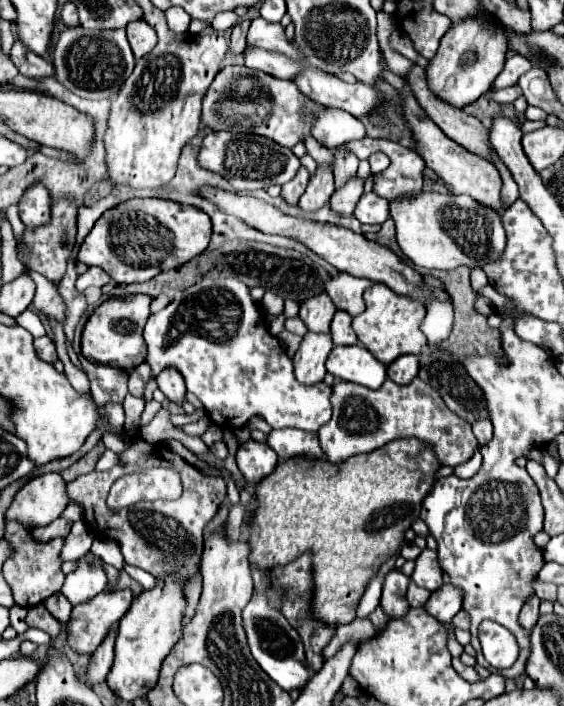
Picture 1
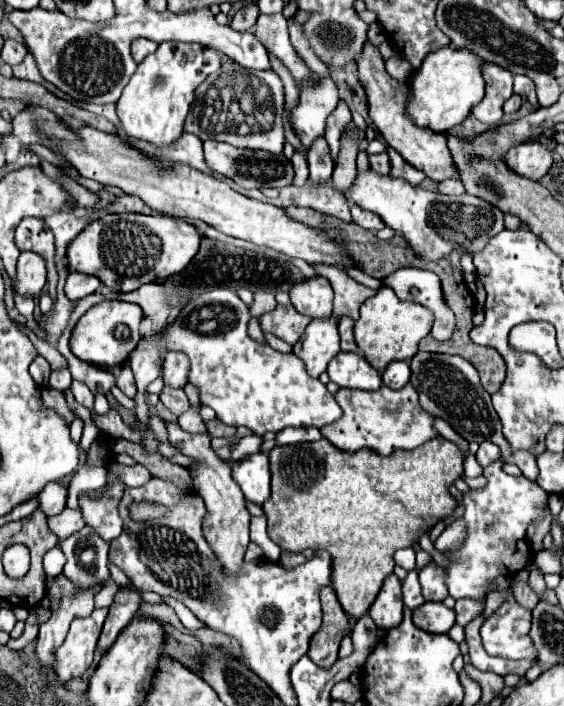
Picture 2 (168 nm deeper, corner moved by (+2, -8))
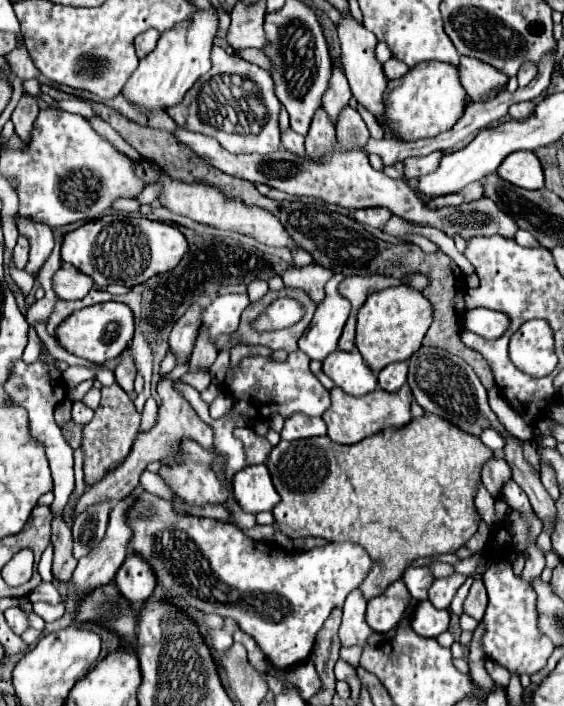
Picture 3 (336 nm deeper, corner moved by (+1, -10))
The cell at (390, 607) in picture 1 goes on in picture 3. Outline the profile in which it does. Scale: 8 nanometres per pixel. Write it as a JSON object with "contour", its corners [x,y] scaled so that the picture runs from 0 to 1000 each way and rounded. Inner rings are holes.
{"contour":[[[702,822],[681,841],[670,847],[652,850],[652,864],[649,864],[649,881],[660,892],[684,898],[691,895],[716,873],[716,867],[727,858],[727,839],[713,827],[713,822]]]}

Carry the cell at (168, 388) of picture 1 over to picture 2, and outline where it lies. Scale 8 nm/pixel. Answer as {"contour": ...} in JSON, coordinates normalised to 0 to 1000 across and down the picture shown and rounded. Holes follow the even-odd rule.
{"contour":[[[310,499],[293,501],[289,513],[293,547],[324,550],[332,544],[332,530],[335,530],[335,507],[328,507],[328,501],[310,501]]]}

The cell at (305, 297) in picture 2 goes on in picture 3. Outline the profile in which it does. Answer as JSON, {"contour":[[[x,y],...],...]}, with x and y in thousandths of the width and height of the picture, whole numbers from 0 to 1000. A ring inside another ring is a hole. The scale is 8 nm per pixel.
{"contour":[[[546,374],[539,380],[532,377],[511,377],[500,388],[500,397],[507,405],[535,408],[543,411],[557,428],[567,428],[574,419],[574,405],[589,394],[589,385],[582,380],[571,380],[567,374]]]}

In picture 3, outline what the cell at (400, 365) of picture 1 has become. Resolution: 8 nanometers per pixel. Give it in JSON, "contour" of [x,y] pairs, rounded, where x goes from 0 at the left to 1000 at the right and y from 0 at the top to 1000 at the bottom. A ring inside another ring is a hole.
{"contour":[[[699,513],[699,516],[684,518],[681,524],[674,524],[670,547],[684,555],[702,555],[706,550],[713,550],[720,544],[720,527],[723,527],[720,513]]]}

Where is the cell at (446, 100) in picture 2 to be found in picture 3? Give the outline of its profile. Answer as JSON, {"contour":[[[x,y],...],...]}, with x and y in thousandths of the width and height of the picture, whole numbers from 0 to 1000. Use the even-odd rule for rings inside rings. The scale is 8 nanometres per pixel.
{"contour":[[[755,88],[727,96],[713,110],[691,113],[681,130],[681,164],[674,178],[702,198],[734,201],[745,195],[770,195],[798,184],[826,153],[826,130],[812,113],[812,99],[801,91]]]}

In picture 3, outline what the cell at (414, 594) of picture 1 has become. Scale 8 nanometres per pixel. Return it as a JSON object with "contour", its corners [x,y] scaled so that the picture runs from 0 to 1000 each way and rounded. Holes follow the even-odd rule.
{"contour":[[[745,802],[745,805],[723,805],[716,810],[713,822],[716,822],[716,827],[720,827],[720,833],[734,850],[755,850],[759,836],[770,824],[770,816],[766,816],[759,802]]]}

